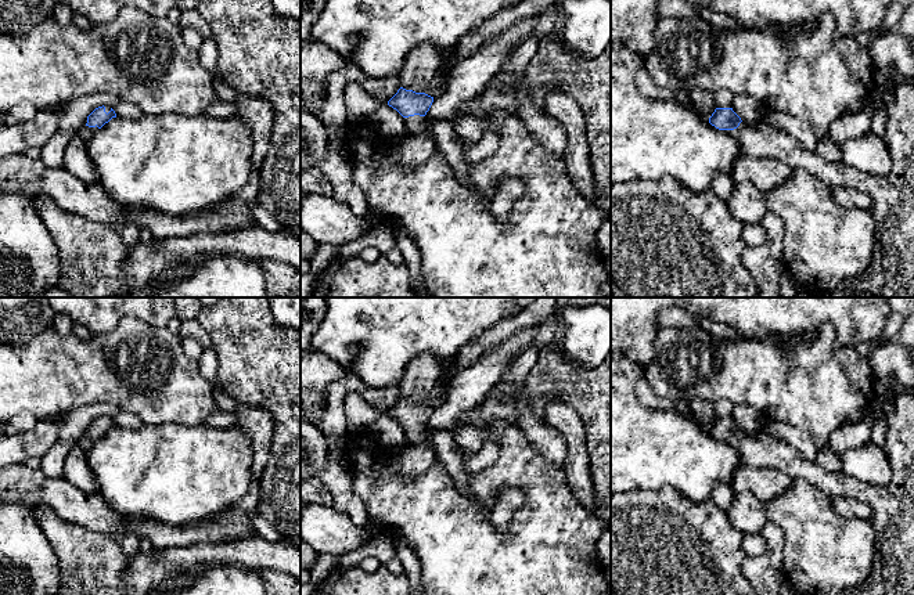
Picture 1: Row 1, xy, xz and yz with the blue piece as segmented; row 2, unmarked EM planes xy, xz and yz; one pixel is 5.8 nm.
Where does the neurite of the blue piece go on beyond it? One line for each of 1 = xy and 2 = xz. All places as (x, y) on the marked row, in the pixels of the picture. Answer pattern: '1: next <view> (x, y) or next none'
1: next xy (85, 133)
2: next xz (423, 62)

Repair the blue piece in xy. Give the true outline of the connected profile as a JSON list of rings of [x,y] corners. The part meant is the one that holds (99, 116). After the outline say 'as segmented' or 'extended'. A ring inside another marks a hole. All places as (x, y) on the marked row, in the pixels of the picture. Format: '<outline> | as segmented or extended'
[[[98,107],[96,108],[89,116],[87,123],[84,127],[82,127],[78,133],[80,140],[87,143],[94,133],[101,129],[105,123],[108,123],[112,118],[116,118],[116,113],[109,107]]] | extended

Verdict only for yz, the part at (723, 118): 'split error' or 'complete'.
split error

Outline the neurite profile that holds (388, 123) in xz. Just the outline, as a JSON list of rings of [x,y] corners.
[[[389,105],[379,107],[366,122],[384,141],[406,136],[404,118]]]

